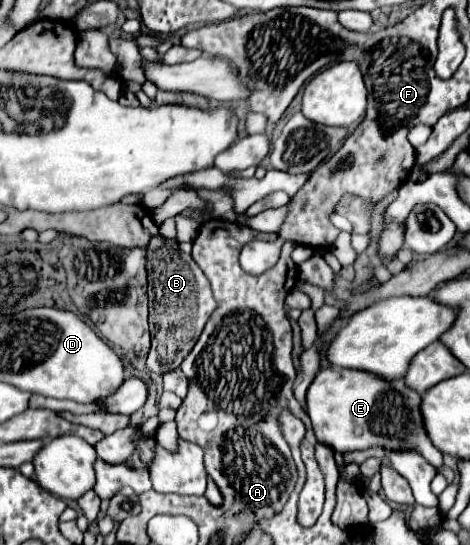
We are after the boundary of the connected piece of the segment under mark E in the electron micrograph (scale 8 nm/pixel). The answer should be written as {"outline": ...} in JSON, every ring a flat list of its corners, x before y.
{"outline":[[325,367,317,373,315,381,307,391,307,413,311,417,313,431,319,443,329,445,337,453,355,451,355,449,369,449,369,447,383,447,387,451,417,451,423,455,433,467,443,465,443,453,431,443,421,415,421,395,405,385,405,379,385,381,373,373,357,371,357,369,343,369,343,367]]}

